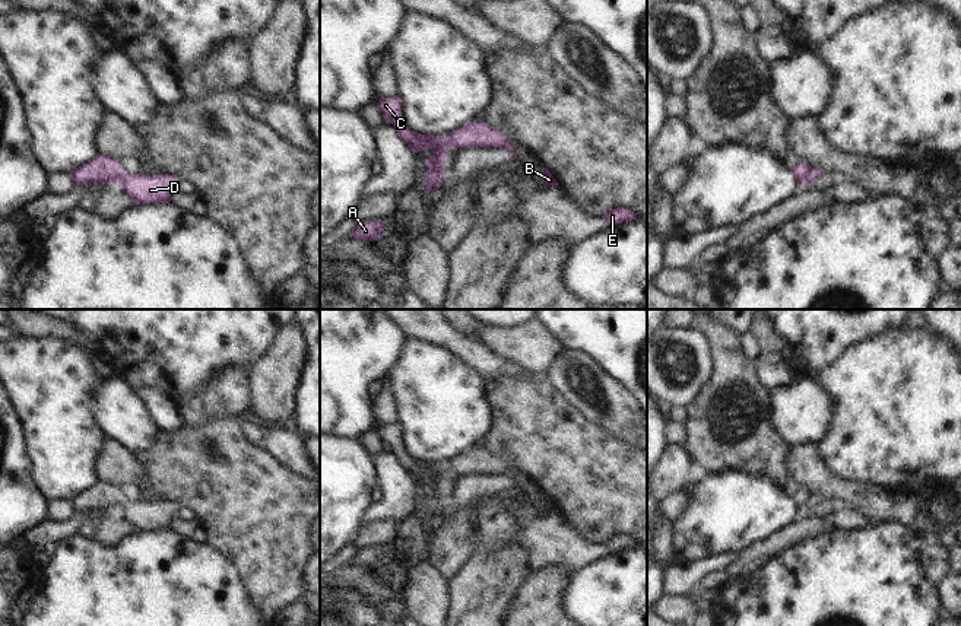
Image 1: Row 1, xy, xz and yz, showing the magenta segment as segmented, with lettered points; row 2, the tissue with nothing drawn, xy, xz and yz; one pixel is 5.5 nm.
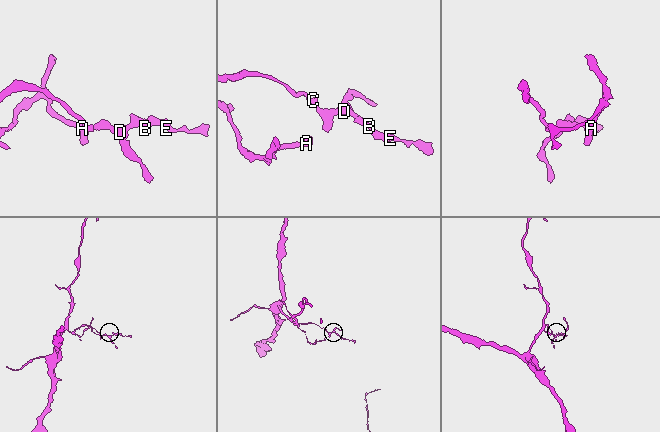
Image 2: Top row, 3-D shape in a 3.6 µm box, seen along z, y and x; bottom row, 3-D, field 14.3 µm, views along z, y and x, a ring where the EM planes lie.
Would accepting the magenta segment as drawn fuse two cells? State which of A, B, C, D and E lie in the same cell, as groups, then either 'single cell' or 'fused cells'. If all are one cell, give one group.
A B C D E; single cell

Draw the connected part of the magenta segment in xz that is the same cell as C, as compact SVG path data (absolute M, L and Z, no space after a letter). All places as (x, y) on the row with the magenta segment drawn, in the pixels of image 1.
M396 95L380 98L375 105L380 114L387 118L396 128L396 134L412 149L413 153L435 152L424 161L429 168L425 172L424 187L429 191L440 188L444 179L447 152L457 147L499 147L516 155L516 149L507 136L491 127L488 123L469 121L467 124L448 131L443 136L421 134L409 130L402 115L402 99Z

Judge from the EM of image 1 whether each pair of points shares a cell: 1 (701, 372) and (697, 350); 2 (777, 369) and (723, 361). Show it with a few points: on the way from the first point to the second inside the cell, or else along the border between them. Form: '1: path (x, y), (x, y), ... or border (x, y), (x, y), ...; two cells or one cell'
1: path (697, 366), (697, 356); one cell
2: border (754, 362), (757, 377), (768, 391); two cells

